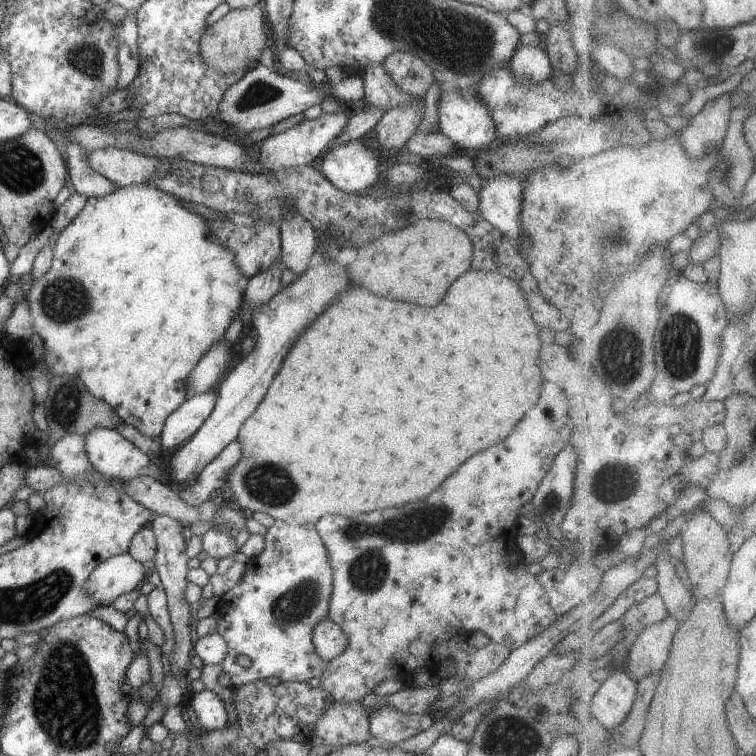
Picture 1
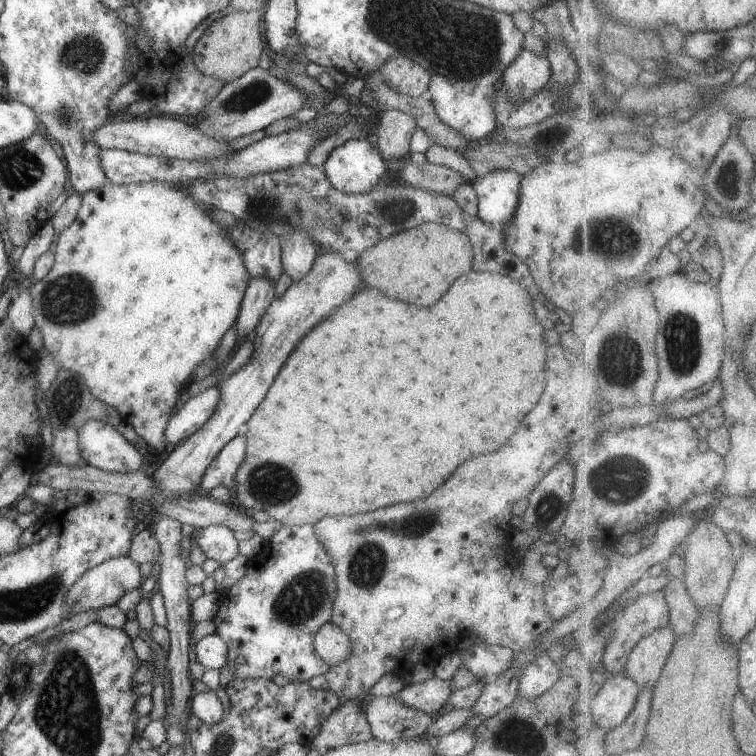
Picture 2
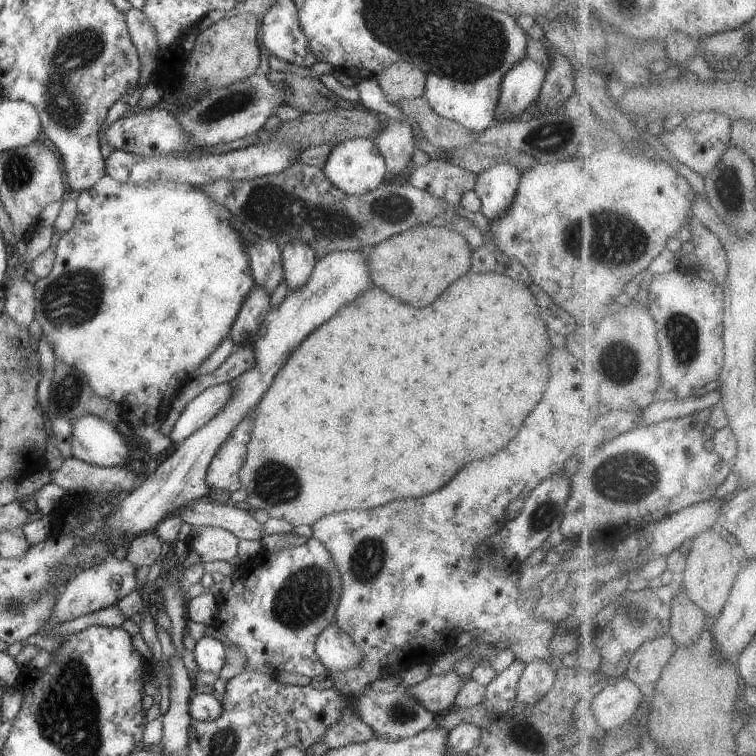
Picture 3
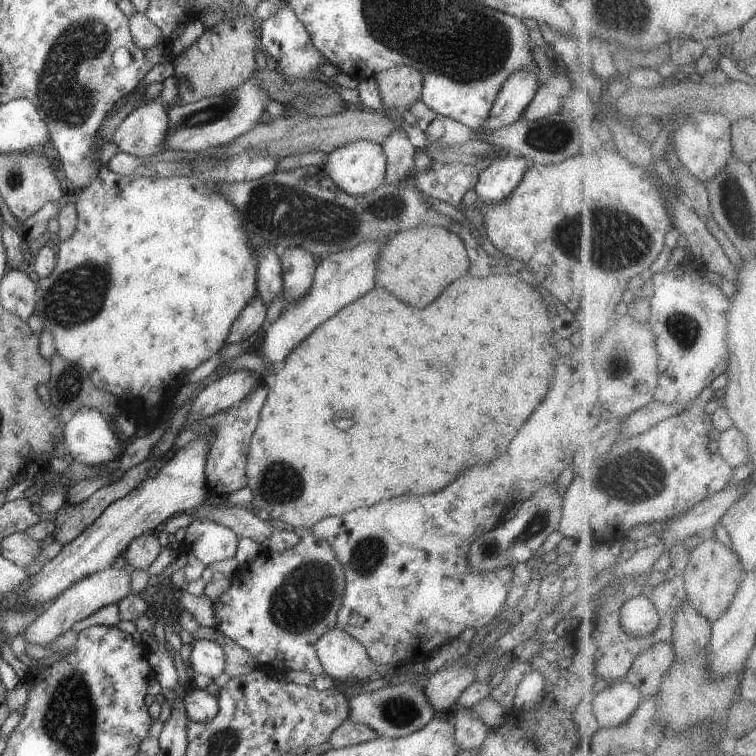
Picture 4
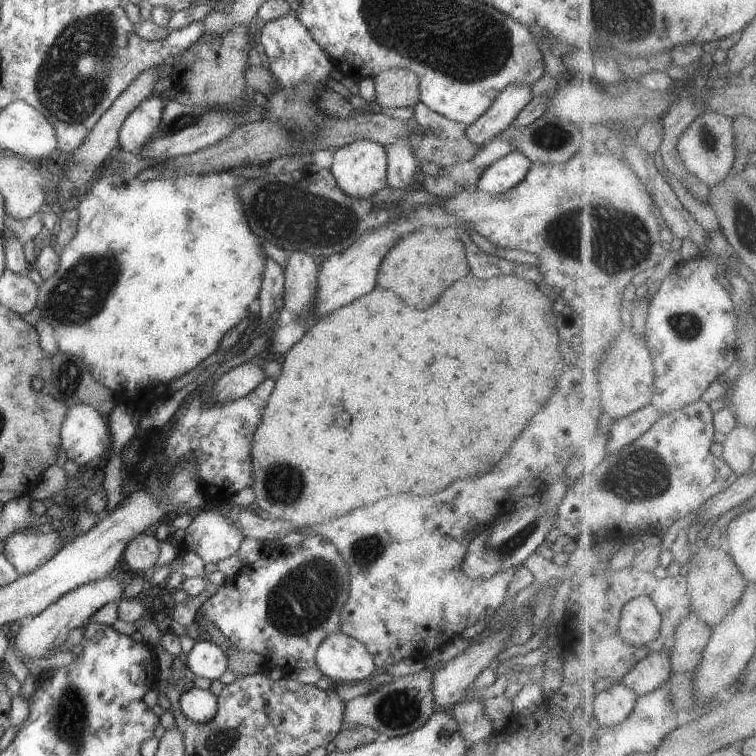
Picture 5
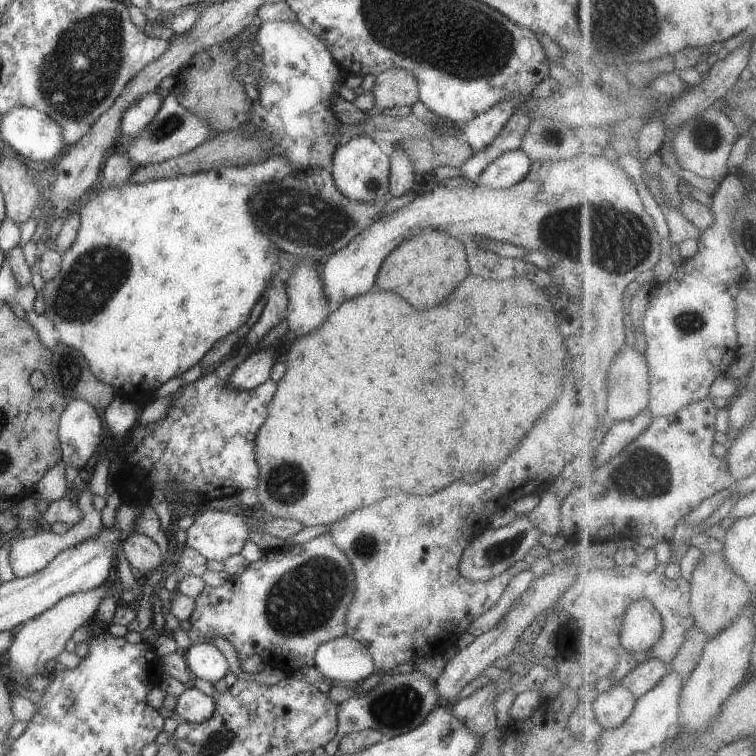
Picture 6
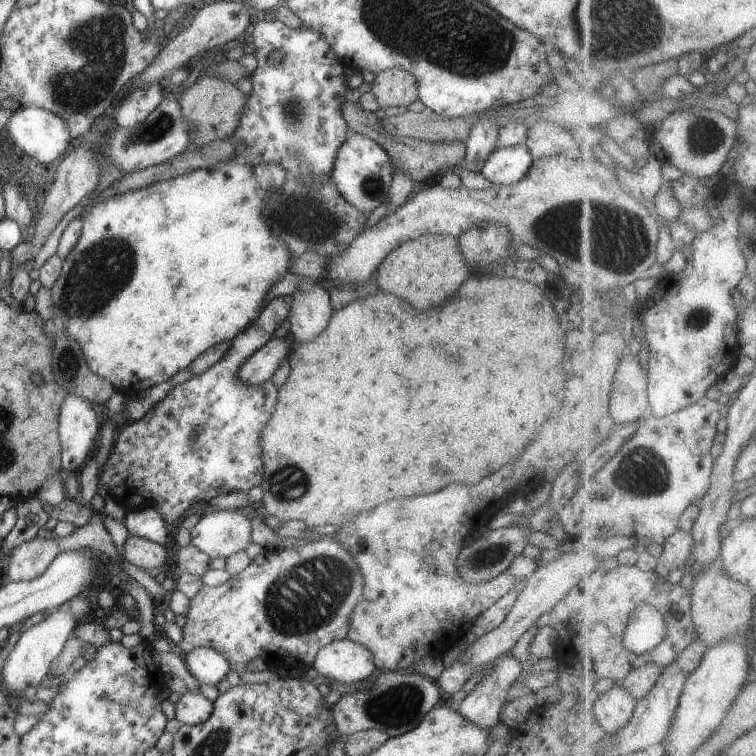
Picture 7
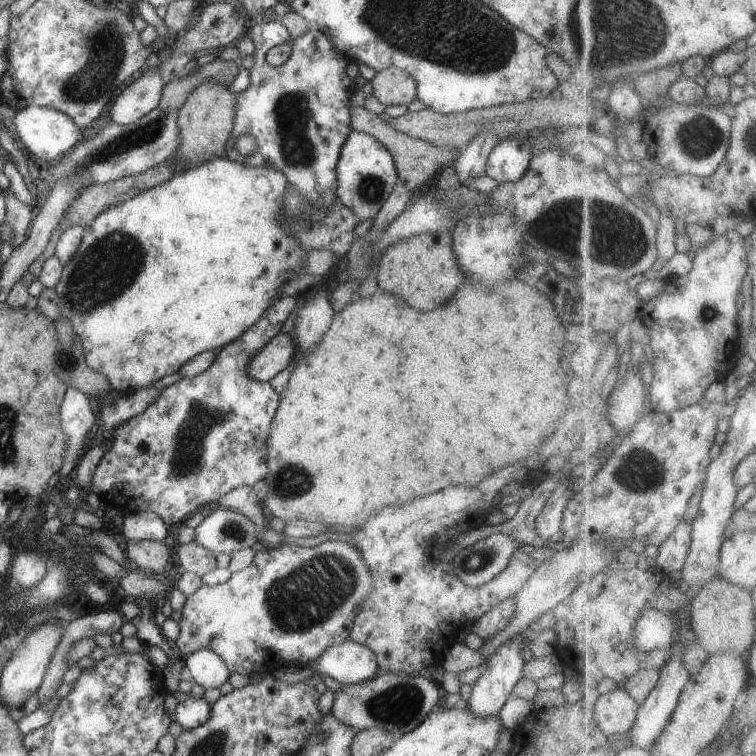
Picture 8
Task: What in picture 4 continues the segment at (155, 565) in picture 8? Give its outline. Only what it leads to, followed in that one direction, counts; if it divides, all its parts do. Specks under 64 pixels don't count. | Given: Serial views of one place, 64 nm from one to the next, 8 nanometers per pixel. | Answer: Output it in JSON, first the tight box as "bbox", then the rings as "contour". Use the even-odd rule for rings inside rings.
{"bbox":[121,532,161,571],"contour":[[[156,532],[141,534],[133,538],[132,542],[122,552],[121,561],[128,567],[147,571],[160,554],[161,546]]]}

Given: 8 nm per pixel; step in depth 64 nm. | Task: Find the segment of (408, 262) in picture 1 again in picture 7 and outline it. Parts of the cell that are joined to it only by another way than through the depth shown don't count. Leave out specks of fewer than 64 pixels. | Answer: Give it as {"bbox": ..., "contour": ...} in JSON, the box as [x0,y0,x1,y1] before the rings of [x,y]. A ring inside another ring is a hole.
{"bbox":[376,233,471,310],"contour":[[[424,233],[418,238],[403,242],[391,250],[378,265],[376,284],[380,292],[400,296],[418,310],[428,310],[442,304],[444,300],[454,296],[460,285],[471,275],[458,247],[456,237],[438,233]]]}

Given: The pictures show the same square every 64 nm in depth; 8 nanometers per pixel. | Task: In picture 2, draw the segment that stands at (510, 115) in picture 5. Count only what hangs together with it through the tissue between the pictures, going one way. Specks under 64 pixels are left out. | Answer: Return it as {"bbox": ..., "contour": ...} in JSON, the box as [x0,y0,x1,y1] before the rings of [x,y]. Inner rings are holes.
{"bbox":[501,48,551,102],"contour":[[[522,48],[522,52],[506,70],[501,82],[510,102],[524,102],[550,82],[551,67],[547,56],[536,55]]]}

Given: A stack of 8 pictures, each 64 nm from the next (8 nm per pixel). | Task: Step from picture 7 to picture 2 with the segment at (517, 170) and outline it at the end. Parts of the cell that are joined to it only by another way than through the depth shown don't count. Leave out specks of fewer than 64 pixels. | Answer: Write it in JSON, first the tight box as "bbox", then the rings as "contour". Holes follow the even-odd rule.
{"bbox":[472,169,522,228],"contour":[[[489,169],[472,185],[478,198],[477,216],[486,223],[506,228],[519,206],[522,178],[512,170]]]}

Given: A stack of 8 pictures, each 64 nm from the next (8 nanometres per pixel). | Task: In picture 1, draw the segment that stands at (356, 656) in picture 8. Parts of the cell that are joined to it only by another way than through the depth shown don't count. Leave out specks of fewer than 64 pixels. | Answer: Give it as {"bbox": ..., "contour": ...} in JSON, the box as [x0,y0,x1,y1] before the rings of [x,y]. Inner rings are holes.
{"bbox":[313,618,348,661],"contour":[[[322,618],[313,632],[313,645],[316,654],[325,661],[330,661],[340,656],[348,646],[347,636],[334,624],[330,618]]]}

